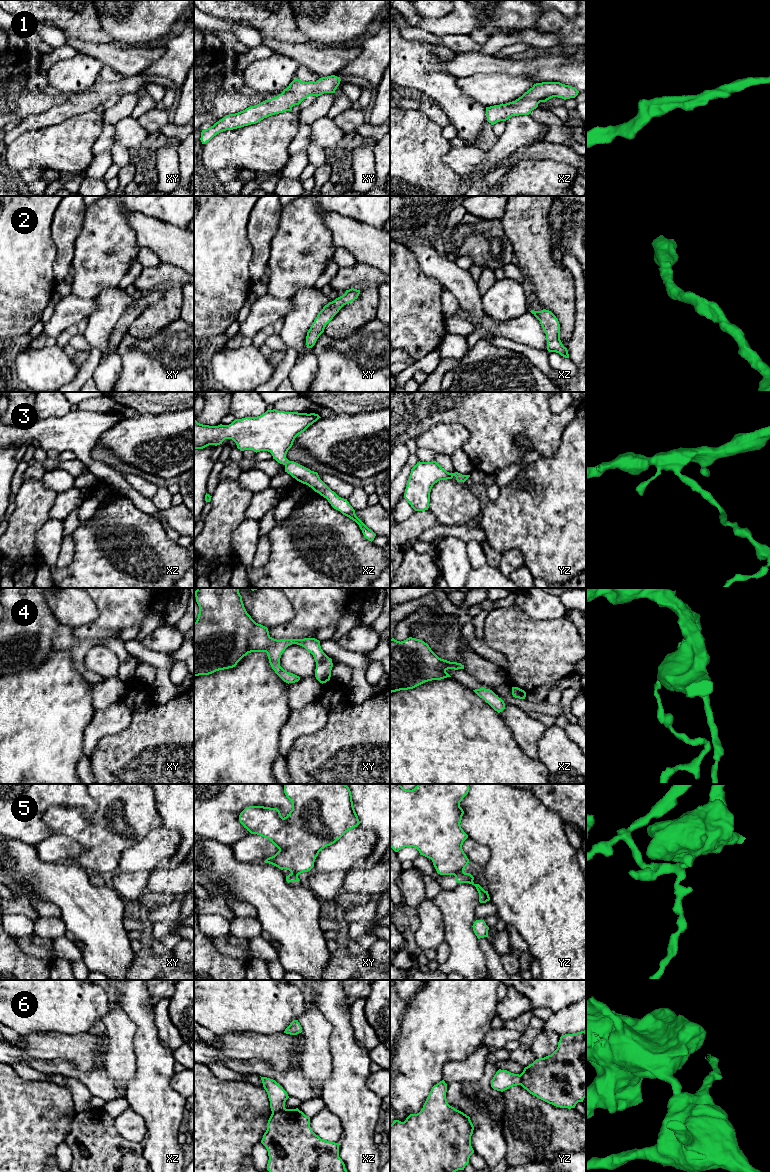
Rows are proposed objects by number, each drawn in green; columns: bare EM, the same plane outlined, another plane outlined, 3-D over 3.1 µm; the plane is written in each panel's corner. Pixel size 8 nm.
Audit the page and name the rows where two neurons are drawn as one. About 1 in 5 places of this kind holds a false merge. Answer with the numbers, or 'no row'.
5, 6

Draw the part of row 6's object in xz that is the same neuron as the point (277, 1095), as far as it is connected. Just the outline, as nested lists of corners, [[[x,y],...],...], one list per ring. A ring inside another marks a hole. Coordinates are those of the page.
[[[261,1077],[261,1080],[263,1087],[268,1094],[272,1113],[285,1109],[285,1102],[289,1096],[283,1087],[275,1080],[267,1077]]]

